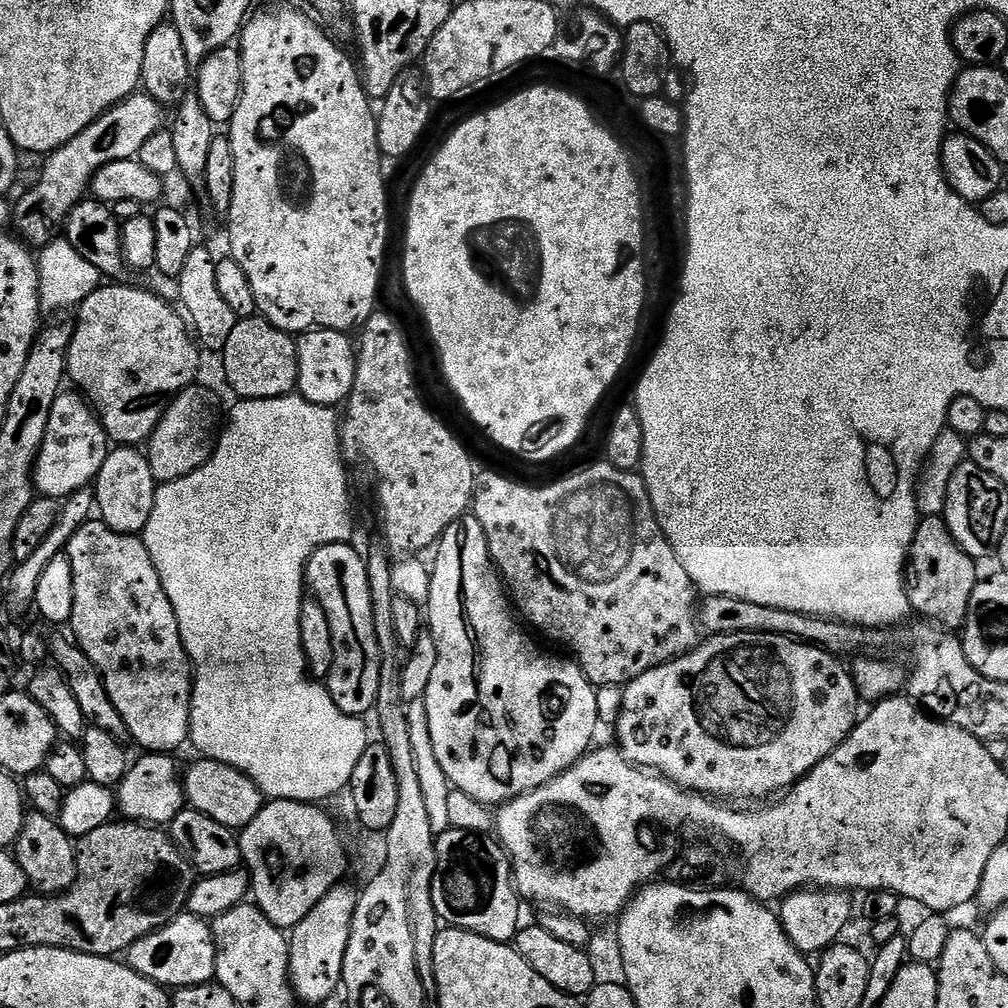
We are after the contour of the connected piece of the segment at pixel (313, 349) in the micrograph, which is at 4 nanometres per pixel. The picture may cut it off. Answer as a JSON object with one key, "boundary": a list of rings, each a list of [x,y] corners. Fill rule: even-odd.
{"boundary":[[[314,328],[296,340],[298,354],[299,395],[318,406],[336,408],[347,401],[356,377],[356,354],[354,340],[348,332],[335,332],[329,328]]]}

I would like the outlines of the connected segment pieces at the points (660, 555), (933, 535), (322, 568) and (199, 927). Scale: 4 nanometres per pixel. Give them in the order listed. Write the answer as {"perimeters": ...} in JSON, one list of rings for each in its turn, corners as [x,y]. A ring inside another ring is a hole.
{"perimeters":[[[[601,462],[601,464],[592,464],[589,468],[582,469],[581,472],[572,472],[569,476],[564,476],[561,480],[546,485],[545,488],[531,488],[528,484],[507,480],[506,477],[499,476],[496,472],[480,470],[476,473],[476,488],[472,491],[470,512],[471,515],[478,518],[482,530],[486,534],[488,553],[492,555],[496,571],[500,573],[507,591],[510,593],[510,600],[515,611],[525,621],[528,619],[534,627],[540,628],[542,635],[549,636],[554,643],[561,644],[564,648],[569,648],[573,652],[569,653],[580,665],[580,671],[592,685],[617,684],[617,686],[623,686],[629,684],[631,680],[638,678],[638,674],[644,674],[646,670],[659,664],[665,664],[667,660],[672,660],[675,656],[680,656],[696,647],[698,643],[698,635],[696,636],[698,608],[695,603],[692,605],[692,599],[698,596],[697,589],[693,585],[690,574],[686,574],[686,570],[682,570],[682,562],[678,562],[670,542],[662,534],[652,509],[650,494],[646,490],[644,480],[636,472],[623,472],[615,468],[613,464]]],[[[923,517],[917,523],[906,561],[906,591],[911,611],[921,612],[924,615],[921,617],[945,629],[959,629],[966,618],[970,594],[978,579],[976,568],[977,561],[960,549],[943,518]]],[[[351,543],[327,544],[308,559],[308,569],[304,572],[306,588],[319,602],[322,610],[326,610],[326,619],[330,622],[330,638],[334,646],[334,666],[330,666],[330,674],[326,678],[326,687],[334,698],[338,710],[342,714],[350,714],[357,718],[371,713],[376,707],[378,698],[378,682],[380,681],[380,647],[374,626],[374,606],[370,598],[370,582],[368,581],[368,565],[365,557],[359,556],[352,549]]],[[[191,914],[176,916],[166,926],[130,945],[126,963],[165,990],[213,983],[216,975],[216,943],[209,921]]]]}

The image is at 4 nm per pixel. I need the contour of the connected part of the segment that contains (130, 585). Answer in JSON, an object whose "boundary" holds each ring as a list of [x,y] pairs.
{"boundary":[[[93,518],[84,524],[70,538],[66,549],[68,561],[72,563],[74,570],[74,610],[70,621],[71,635],[74,643],[94,662],[94,666],[100,672],[102,682],[106,686],[106,694],[110,694],[110,702],[114,702],[114,710],[122,714],[122,722],[126,722],[126,730],[129,737],[141,744],[145,753],[163,752],[165,754],[175,753],[175,748],[187,745],[192,730],[192,682],[194,673],[192,661],[188,659],[184,643],[178,630],[178,618],[174,614],[174,606],[170,606],[170,598],[166,598],[166,590],[162,590],[162,582],[158,578],[158,570],[154,570],[154,562],[150,562],[150,554],[146,550],[143,539],[139,535],[124,535],[121,532],[110,530],[99,519]]]}

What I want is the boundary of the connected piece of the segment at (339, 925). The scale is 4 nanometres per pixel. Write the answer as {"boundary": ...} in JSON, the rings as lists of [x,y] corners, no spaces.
{"boundary":[[[341,882],[333,886],[330,894],[298,922],[298,926],[291,929],[288,945],[288,981],[292,983],[297,1001],[304,1004],[320,1004],[335,994],[336,988],[341,987],[344,978],[344,959],[346,946],[350,942],[354,910],[358,899],[357,889],[352,889],[348,882]]]}

